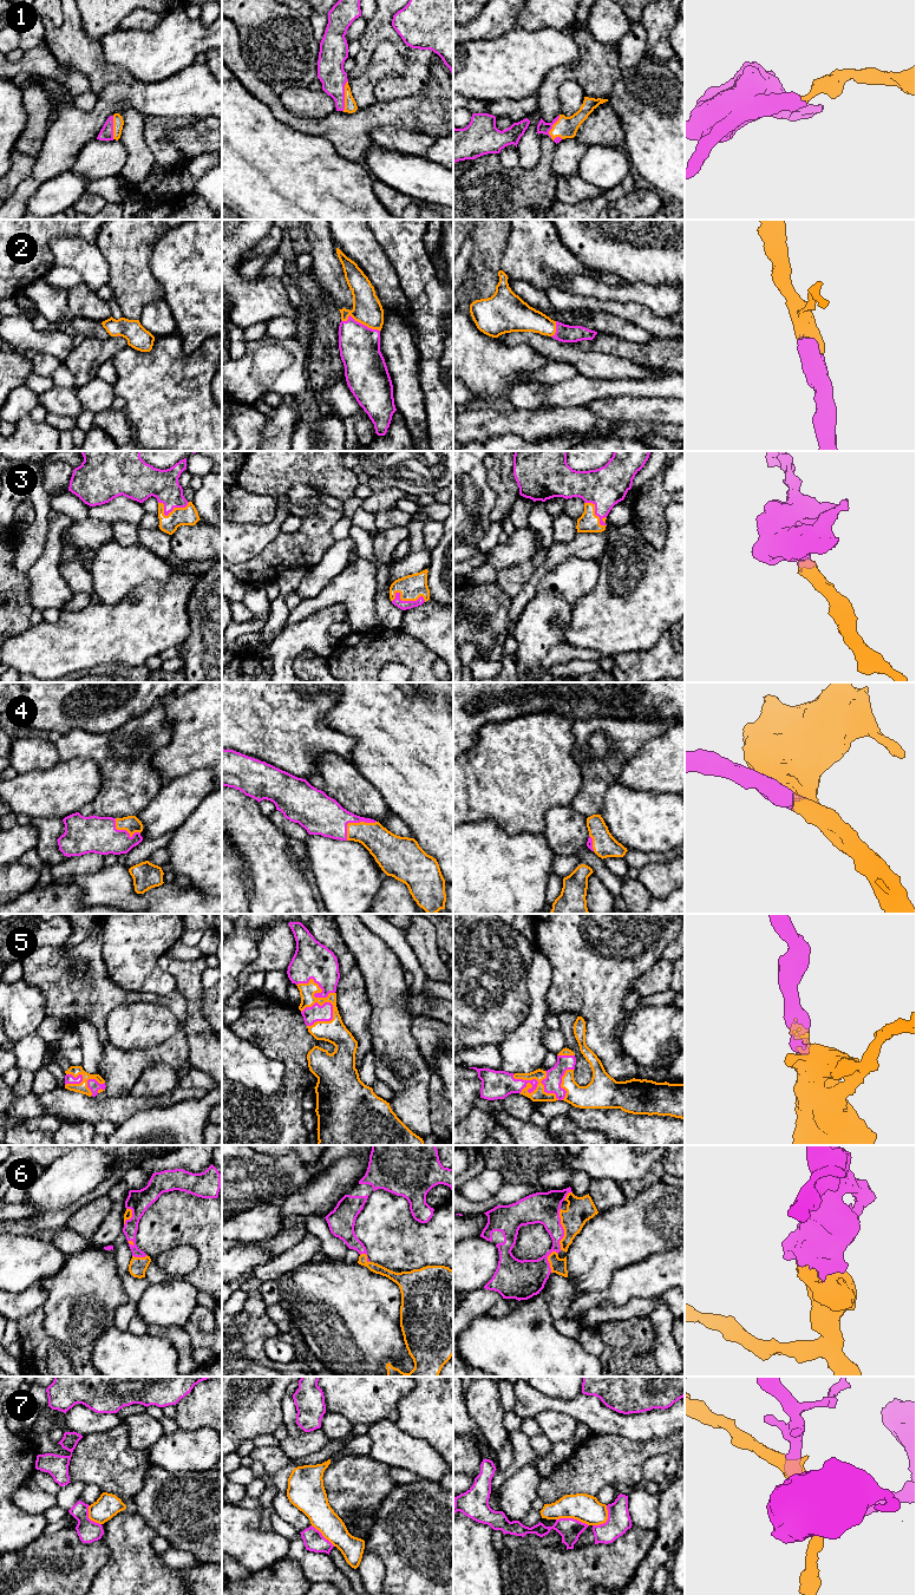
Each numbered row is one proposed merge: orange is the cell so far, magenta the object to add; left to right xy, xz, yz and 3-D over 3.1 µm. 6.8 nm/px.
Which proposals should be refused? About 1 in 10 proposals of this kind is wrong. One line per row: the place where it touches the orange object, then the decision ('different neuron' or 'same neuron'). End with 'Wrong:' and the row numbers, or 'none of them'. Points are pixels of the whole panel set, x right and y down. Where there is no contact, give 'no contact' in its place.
1: meets orange in xz at (345, 96); same neuron
2: meets orange in xz at (360, 322); same neuron
3: meets orange in yz at (594, 511); same neuron
4: meets orange in xz at (353, 823); same neuron
5: meets orange in yz at (537, 1080); same neuron
6: meets orange in yz at (563, 1228); same neuron
7: meets orange in yz at (573, 1517); different neuron
Wrong: 7

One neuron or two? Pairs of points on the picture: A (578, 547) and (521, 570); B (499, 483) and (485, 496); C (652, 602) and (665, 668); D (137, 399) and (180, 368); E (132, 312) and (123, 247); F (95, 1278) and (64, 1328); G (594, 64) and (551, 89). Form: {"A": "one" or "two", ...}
{"A": "two", "B": "two", "C": "two", "D": "one", "E": "one", "F": "one", "G": "one"}

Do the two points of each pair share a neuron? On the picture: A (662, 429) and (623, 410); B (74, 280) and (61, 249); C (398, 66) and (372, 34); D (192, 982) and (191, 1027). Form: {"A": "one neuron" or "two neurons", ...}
{"A": "two neurons", "B": "two neurons", "C": "two neurons", "D": "one neuron"}

